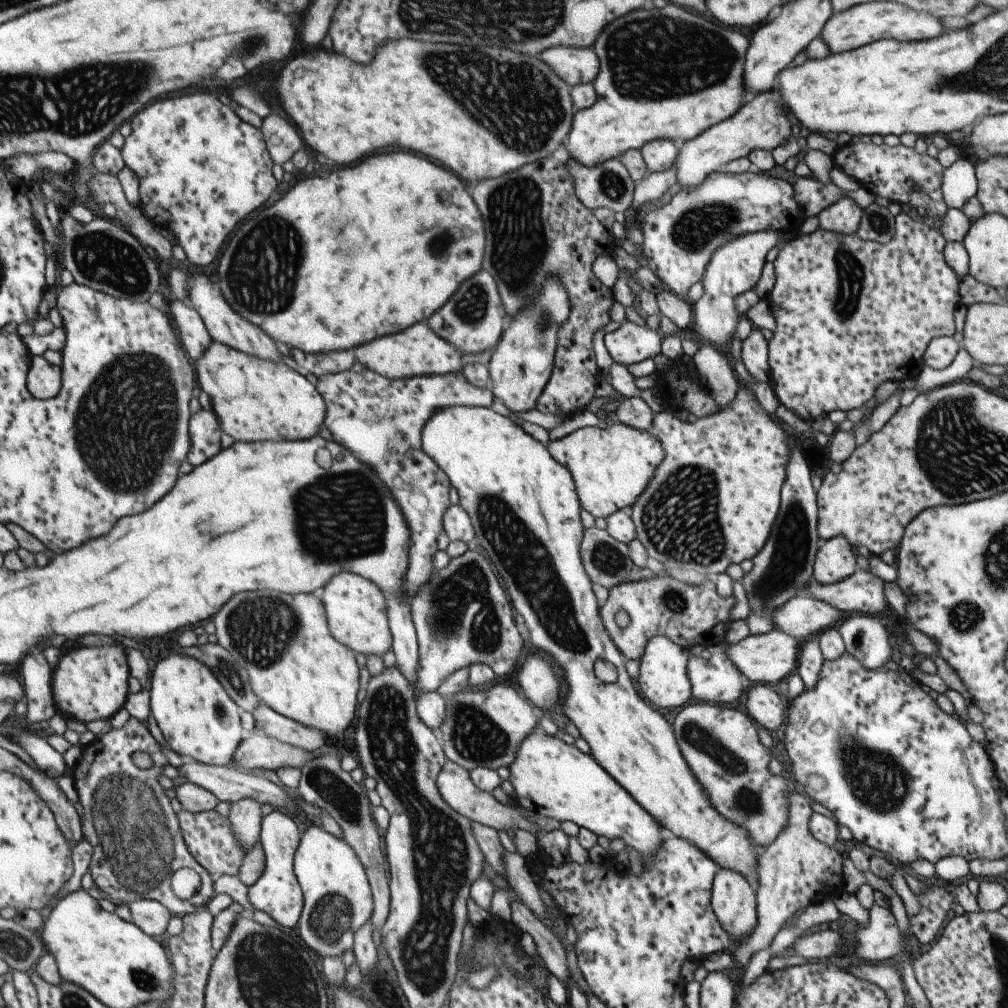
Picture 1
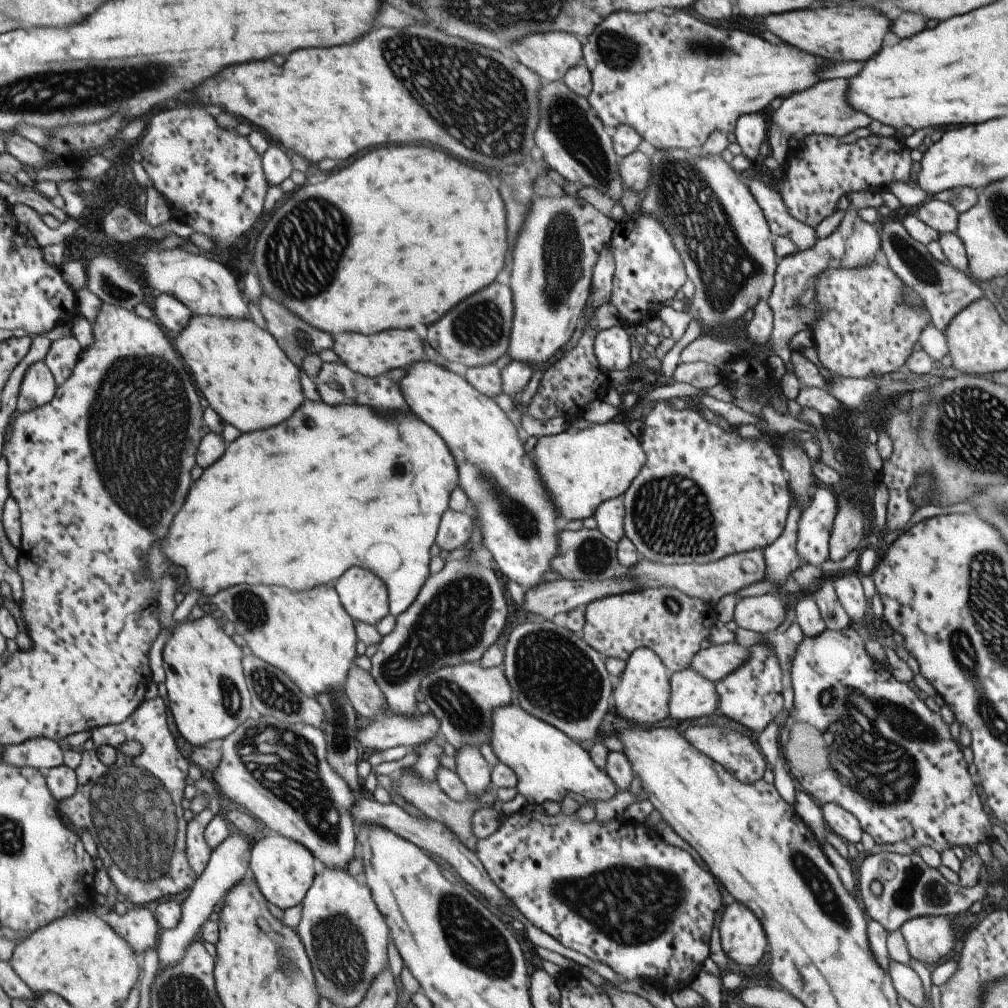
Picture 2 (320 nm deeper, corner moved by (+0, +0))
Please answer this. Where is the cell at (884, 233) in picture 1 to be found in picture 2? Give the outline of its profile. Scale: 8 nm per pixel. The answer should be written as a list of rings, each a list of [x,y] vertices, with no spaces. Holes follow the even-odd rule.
[[[900,221],[881,222],[881,224],[875,224],[873,228],[879,236],[879,250],[885,255],[887,267],[903,282],[913,296],[918,297],[929,312],[931,326],[939,332],[946,332],[947,324],[957,312],[983,296],[971,277],[961,274],[948,263],[939,264],[934,260],[925,245],[912,240]]]

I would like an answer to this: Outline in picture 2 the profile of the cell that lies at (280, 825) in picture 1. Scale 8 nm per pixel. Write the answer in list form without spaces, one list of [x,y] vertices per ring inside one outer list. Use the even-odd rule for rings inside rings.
[[[275,833],[275,836],[258,837],[252,848],[250,860],[252,876],[263,895],[270,904],[284,911],[299,905],[314,881],[315,872],[310,850],[298,841],[278,833]]]

